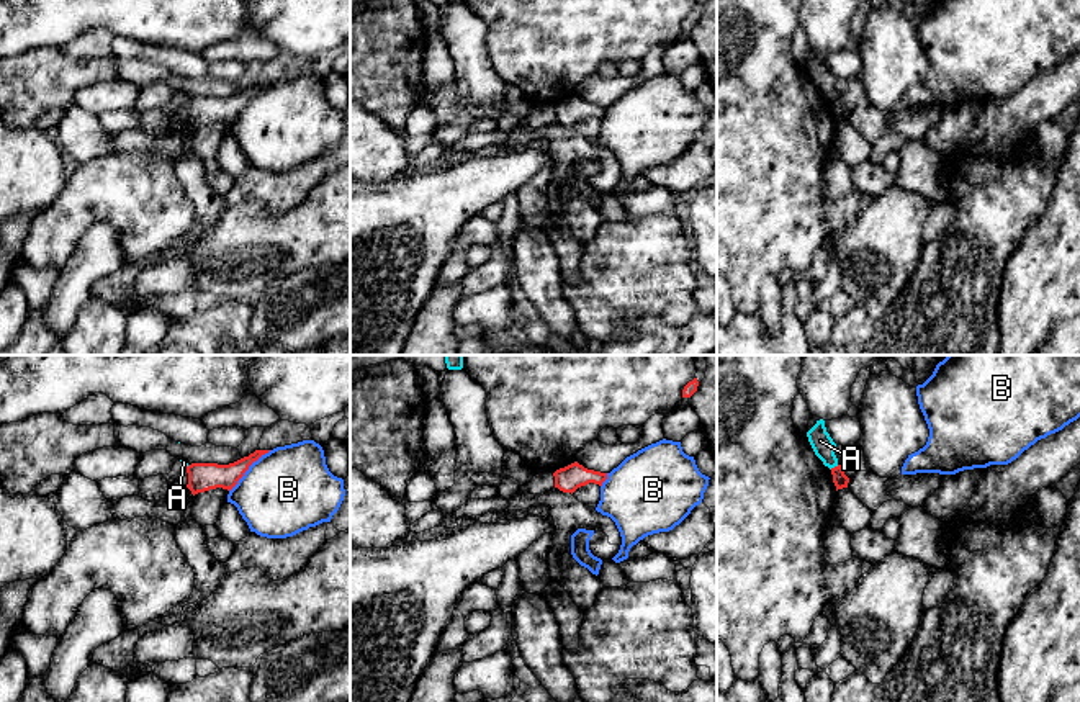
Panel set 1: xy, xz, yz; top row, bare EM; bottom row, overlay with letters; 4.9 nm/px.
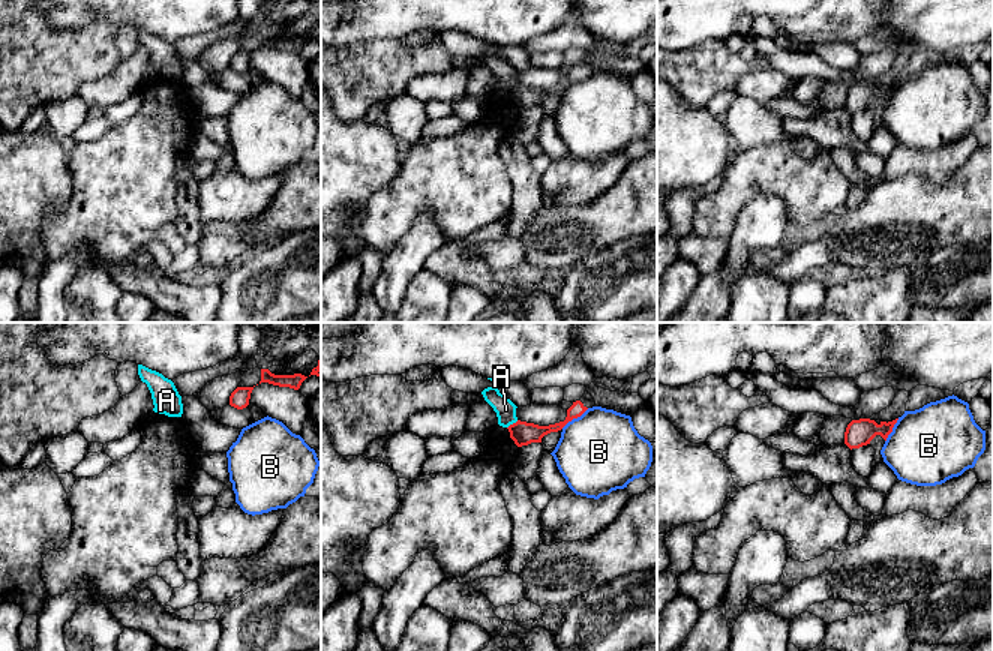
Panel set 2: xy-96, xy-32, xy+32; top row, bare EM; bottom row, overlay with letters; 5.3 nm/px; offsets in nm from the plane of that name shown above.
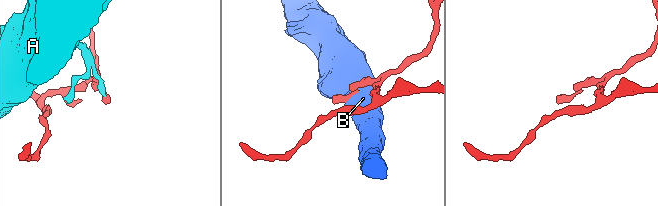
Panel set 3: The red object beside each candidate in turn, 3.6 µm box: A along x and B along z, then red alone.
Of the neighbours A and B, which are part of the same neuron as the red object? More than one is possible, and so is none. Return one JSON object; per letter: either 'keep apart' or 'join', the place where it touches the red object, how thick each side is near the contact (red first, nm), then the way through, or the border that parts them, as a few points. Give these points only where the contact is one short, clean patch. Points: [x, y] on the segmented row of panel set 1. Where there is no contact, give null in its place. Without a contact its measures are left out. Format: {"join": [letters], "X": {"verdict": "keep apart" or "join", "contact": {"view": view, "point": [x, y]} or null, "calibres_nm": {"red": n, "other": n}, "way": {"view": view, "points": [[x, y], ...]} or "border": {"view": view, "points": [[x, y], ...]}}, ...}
{"join": [], "A": {"verdict": "keep apart", "contact": {"view": "yz", "point": [835, 467]}, "calibres_nm": {"red": 70, "other": 110}, "border": {"view": "yz", "points": [[838, 465], [830, 468]]}}, "B": {"verdict": "keep apart", "contact": {"view": "xy", "point": [247, 468]}, "calibres_nm": {"red": 140, "other": 420}, "border": {"view": "xy", "points": [[270, 450], [262, 454], [229, 491]]}}}

